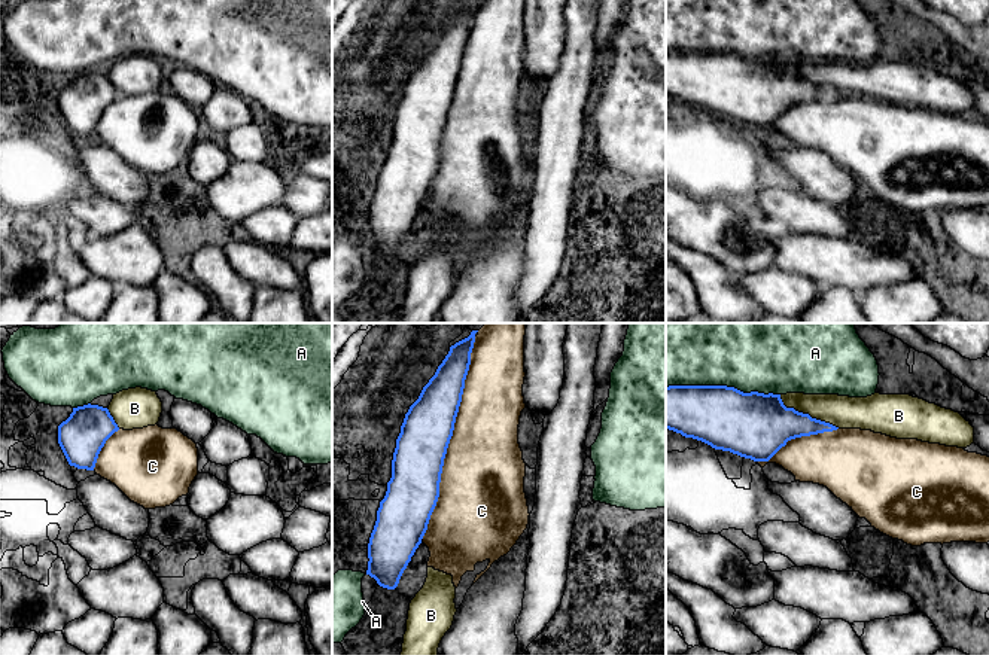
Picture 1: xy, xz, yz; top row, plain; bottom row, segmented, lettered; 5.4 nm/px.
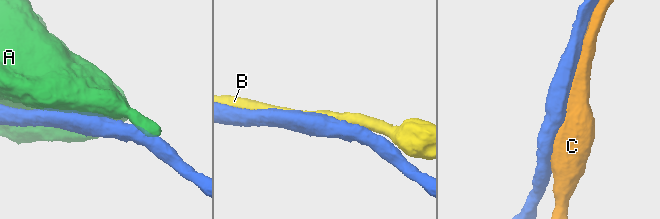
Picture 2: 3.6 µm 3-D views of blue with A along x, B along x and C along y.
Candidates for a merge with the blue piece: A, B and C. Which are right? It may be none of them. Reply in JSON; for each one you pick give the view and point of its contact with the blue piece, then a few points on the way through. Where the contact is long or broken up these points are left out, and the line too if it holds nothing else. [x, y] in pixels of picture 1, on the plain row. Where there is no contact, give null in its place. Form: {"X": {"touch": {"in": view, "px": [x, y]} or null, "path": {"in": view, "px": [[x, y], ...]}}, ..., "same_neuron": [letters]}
{"same_neuron": []}

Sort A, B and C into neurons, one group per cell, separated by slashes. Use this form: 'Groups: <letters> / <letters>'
Groups: A / B / C

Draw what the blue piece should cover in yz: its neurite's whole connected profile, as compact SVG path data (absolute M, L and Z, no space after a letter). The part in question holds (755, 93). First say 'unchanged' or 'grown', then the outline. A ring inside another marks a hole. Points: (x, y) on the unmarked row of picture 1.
unchanged | M727 52L666 54L666 95L754 128L769 128L788 107L839 94L786 74L780 61L743 60Z

